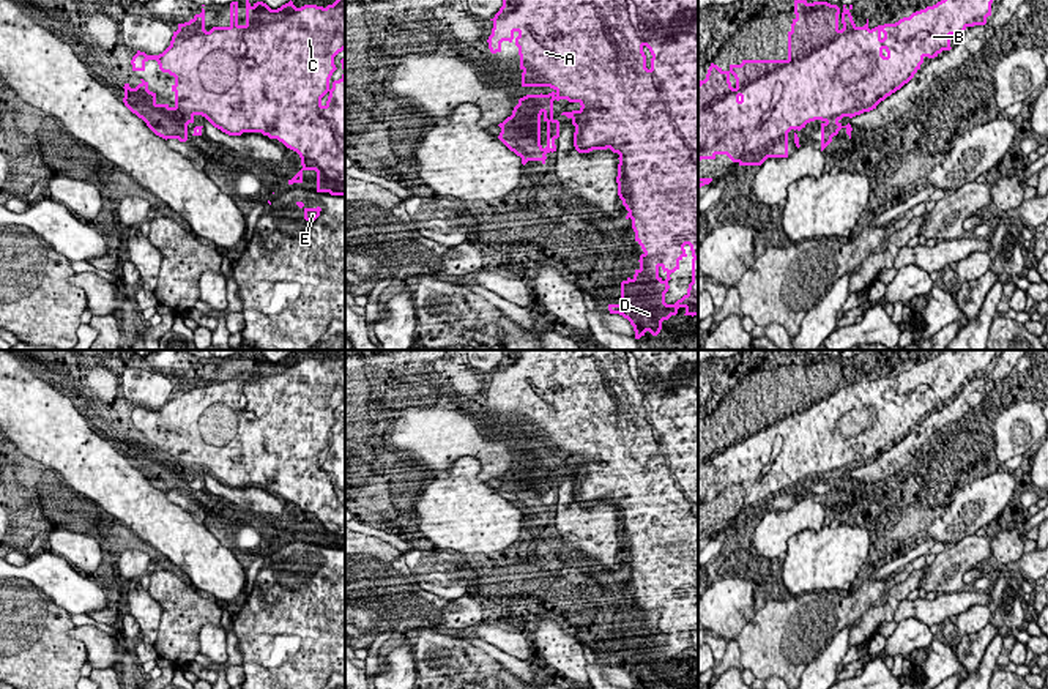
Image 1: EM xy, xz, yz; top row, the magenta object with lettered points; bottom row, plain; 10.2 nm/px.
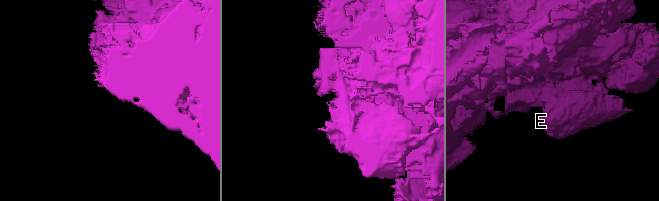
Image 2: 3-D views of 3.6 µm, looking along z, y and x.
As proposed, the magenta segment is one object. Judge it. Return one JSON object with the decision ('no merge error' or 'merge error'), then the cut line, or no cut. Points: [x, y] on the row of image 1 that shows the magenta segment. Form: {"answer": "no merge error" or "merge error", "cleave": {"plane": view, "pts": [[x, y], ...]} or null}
{"answer": "no merge error", "cleave": null}

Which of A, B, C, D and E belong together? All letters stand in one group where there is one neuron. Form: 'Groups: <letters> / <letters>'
Groups: A B C D E

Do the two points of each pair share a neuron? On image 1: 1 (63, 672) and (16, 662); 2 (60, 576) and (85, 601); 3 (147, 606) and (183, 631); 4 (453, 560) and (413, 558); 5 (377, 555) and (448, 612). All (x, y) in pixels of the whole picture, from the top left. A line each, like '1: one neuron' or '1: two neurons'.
1: one neuron
2: one neuron
3: two neurons
4: one neuron
5: one neuron

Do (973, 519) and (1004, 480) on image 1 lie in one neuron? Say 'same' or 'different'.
same

